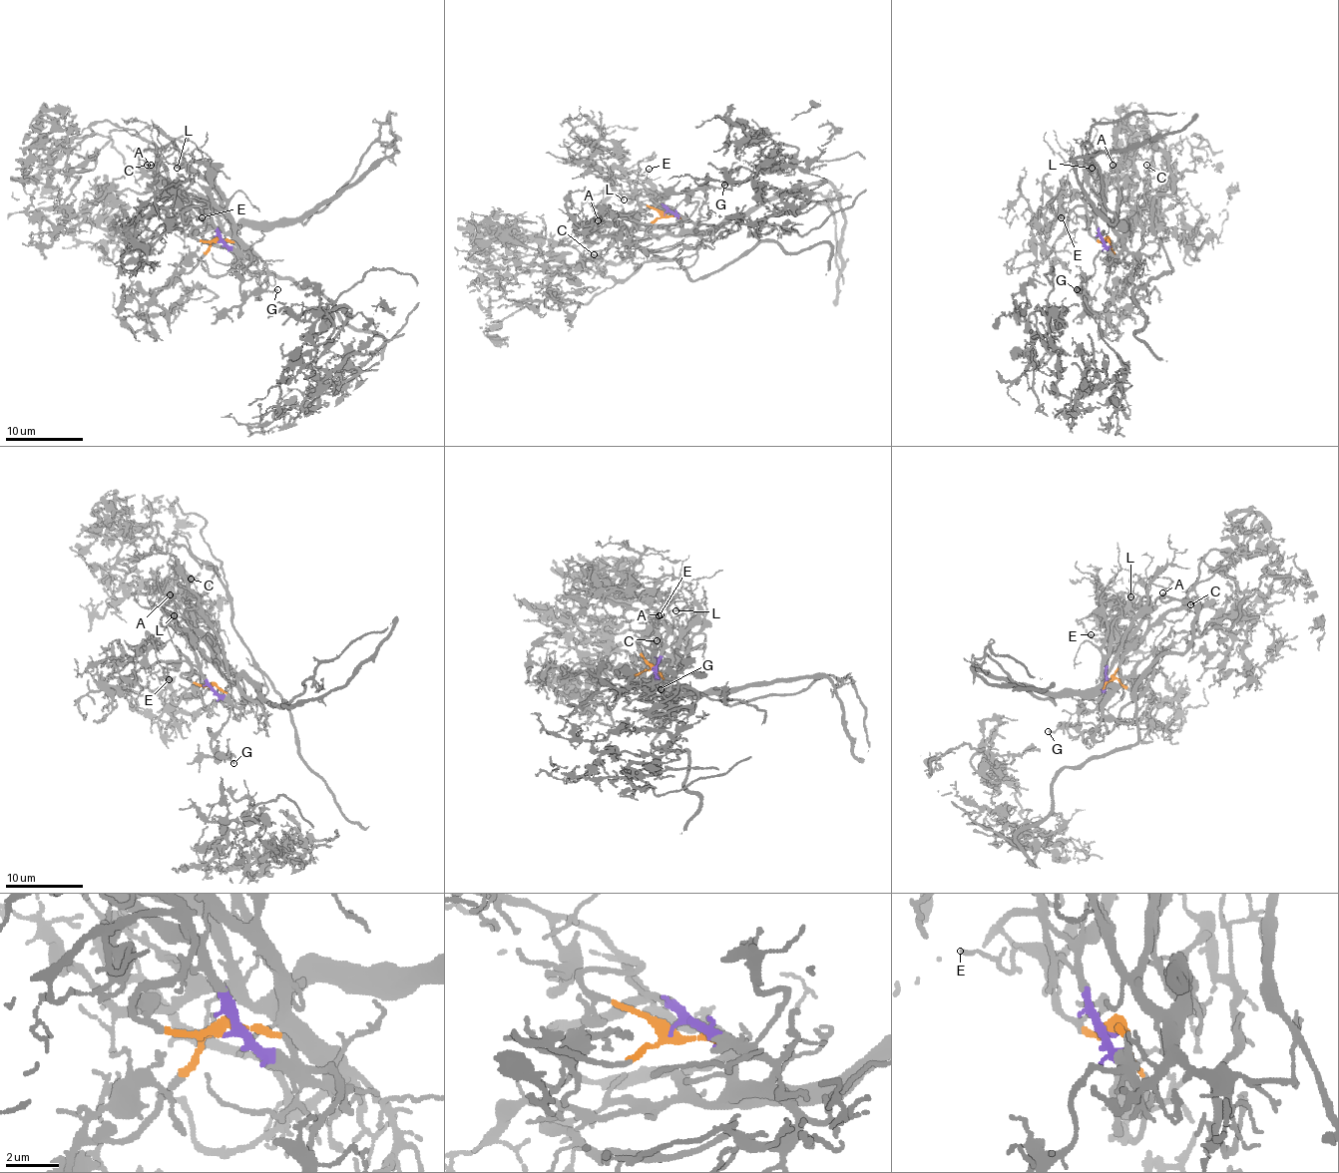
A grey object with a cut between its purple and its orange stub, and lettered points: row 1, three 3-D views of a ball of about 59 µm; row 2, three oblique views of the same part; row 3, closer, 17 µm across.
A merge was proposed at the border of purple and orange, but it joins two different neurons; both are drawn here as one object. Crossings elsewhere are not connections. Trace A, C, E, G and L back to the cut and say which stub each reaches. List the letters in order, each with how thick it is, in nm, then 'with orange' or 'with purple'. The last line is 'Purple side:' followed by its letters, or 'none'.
A: calibre 120 nm; with purple
C: calibre 130 nm; with purple
E: calibre 100 nm; with orange
G: calibre 150 nm; with orange
L: calibre 100 nm; with purple
Purple side: A, C, L

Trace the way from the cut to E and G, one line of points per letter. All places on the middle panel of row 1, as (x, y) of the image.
E: (663, 214), (642, 204), (636, 195), (636, 180), (649, 170)
G: (663, 214), (687, 217), (697, 206), (697, 202), (689, 202), (687, 191), (724, 185)

